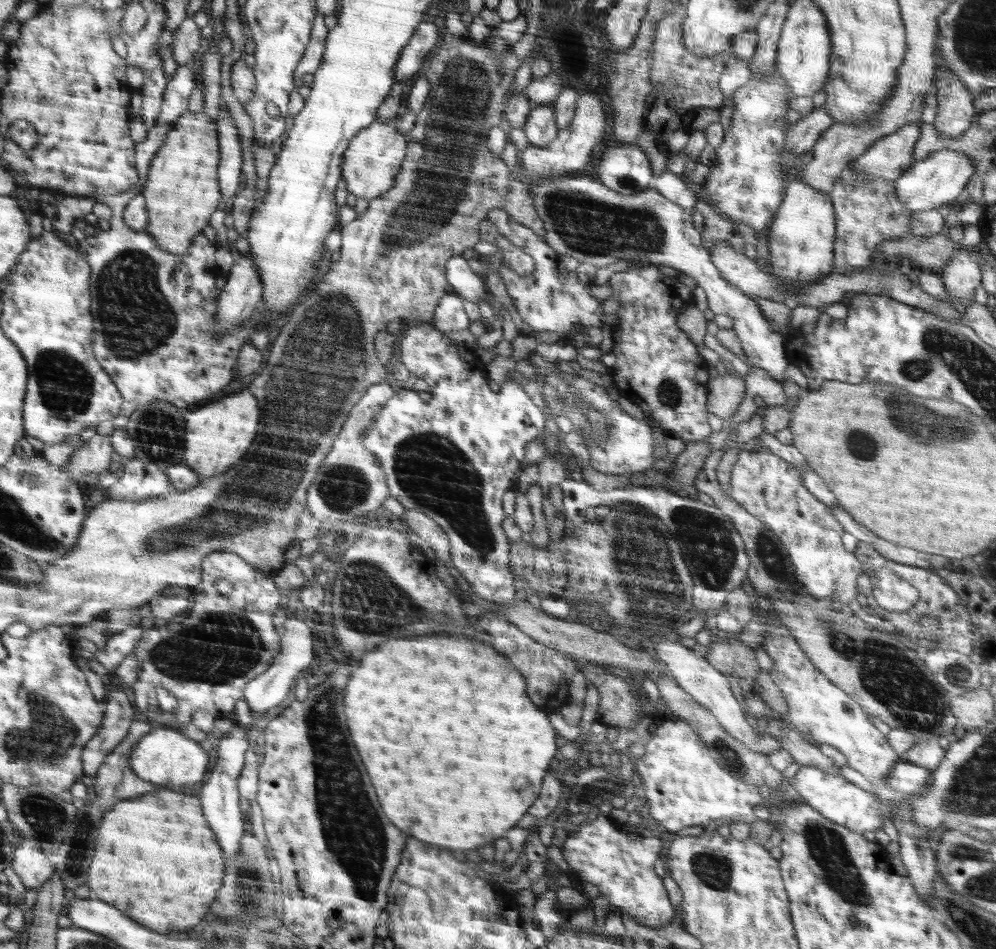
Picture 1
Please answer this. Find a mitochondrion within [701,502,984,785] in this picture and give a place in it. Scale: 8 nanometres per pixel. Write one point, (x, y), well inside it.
(886, 672)

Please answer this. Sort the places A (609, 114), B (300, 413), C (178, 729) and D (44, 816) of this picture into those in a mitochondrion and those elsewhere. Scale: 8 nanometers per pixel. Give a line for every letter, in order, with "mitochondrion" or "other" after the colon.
A: other
B: mitochondrion
C: other
D: mitochondrion

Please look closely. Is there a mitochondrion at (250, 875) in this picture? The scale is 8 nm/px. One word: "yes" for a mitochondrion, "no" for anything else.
yes

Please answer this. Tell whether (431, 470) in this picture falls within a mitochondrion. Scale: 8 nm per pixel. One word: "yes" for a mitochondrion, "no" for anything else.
yes

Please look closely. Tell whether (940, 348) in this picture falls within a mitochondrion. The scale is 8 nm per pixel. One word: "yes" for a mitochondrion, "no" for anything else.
yes

